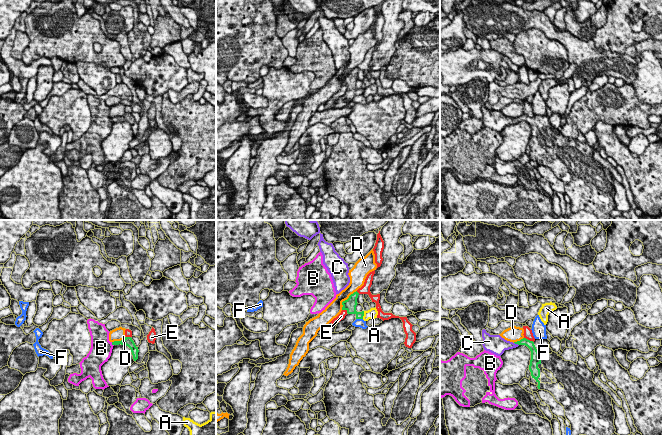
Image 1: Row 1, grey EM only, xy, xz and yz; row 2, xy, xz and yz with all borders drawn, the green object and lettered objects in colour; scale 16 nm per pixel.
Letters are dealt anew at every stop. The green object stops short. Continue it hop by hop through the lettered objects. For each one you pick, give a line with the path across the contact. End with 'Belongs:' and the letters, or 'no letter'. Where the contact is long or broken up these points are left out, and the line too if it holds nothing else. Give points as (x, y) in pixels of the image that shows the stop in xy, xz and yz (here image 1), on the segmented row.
C: Path across: yz (530, 344), (516, 343), (501, 344)
Belongs: C

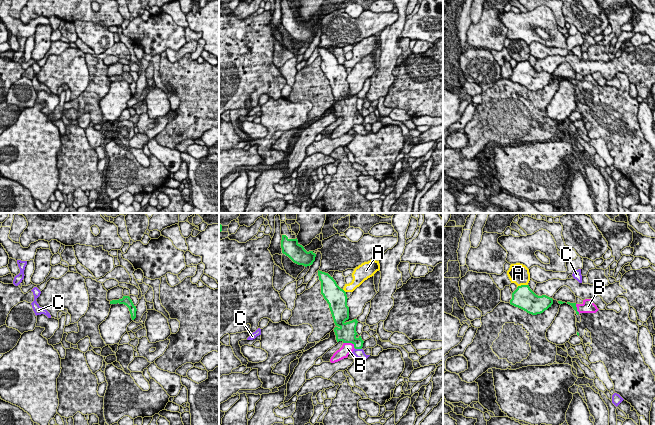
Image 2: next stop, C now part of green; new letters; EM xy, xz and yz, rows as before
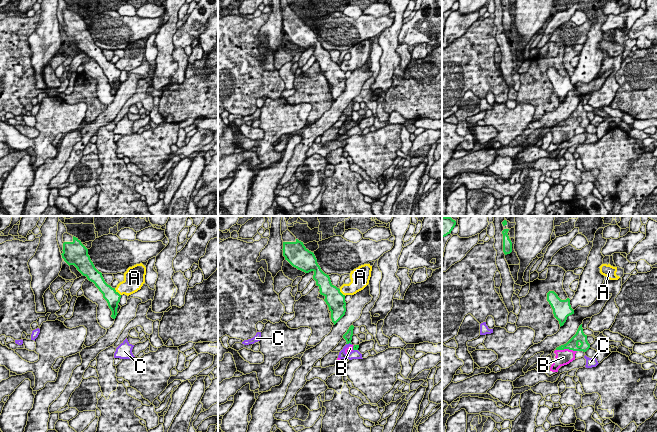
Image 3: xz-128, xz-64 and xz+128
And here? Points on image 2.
Belongs: B

